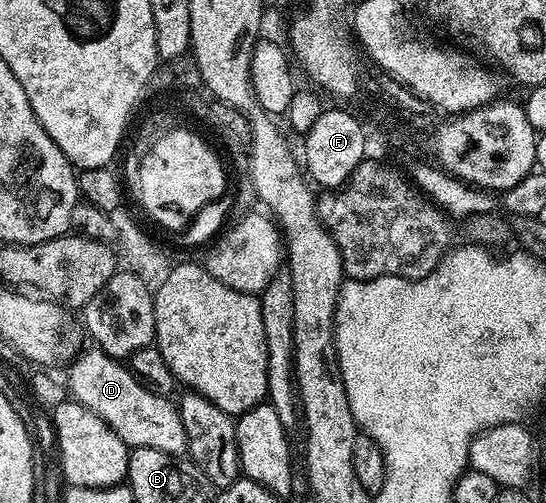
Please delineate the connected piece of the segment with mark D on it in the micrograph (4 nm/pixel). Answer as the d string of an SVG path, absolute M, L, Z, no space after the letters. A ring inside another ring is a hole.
M89 349L70 367L68 391L73 402L83 403L96 417L100 417L126 442L127 447L160 449L179 457L187 454L184 421L180 421L177 402L158 395L138 380L125 362L97 349Z

